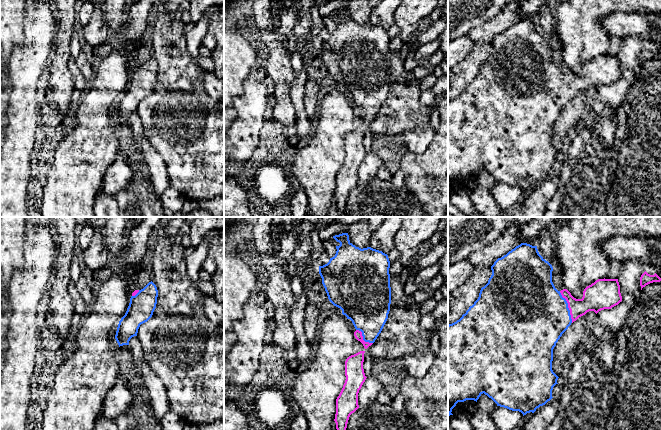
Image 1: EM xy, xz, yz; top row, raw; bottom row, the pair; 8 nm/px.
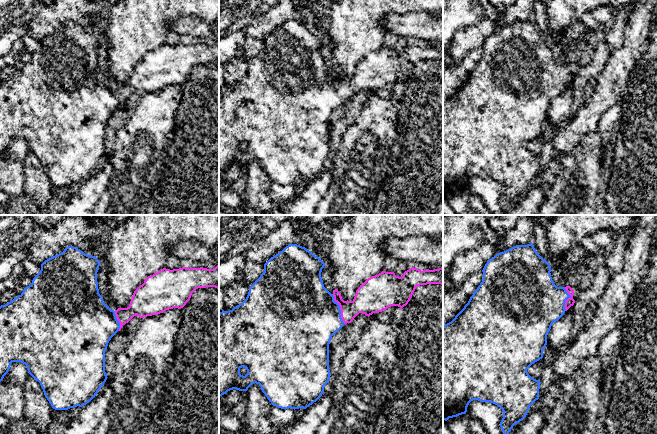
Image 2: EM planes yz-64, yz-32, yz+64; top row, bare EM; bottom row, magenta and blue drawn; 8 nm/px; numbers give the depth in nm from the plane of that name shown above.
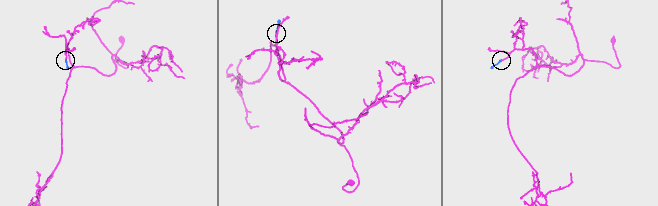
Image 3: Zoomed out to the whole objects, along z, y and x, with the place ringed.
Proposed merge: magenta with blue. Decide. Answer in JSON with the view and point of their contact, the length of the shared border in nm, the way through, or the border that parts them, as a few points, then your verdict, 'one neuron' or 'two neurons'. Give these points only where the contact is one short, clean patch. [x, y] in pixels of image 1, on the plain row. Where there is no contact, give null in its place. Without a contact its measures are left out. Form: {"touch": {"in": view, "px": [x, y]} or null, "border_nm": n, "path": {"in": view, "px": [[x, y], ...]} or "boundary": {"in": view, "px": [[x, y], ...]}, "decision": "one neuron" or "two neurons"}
{"touch": {"in": "yz", "px": [568, 83]}, "border_nm": 280, "path": {"in": "yz", "px": [[596, 73], [580, 83], [568, 83], [538, 91]]}, "decision": "one neuron"}

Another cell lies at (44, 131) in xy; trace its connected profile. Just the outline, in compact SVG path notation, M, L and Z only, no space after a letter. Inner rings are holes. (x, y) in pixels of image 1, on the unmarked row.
M41 121L38 125L35 138L39 140L46 140L50 144L50 147L52 147L54 143L59 142L59 140L55 138L53 128L48 122L44 121Z

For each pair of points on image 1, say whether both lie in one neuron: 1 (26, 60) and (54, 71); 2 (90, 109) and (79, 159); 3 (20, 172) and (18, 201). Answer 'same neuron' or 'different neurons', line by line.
1: same neuron
2: same neuron
3: same neuron

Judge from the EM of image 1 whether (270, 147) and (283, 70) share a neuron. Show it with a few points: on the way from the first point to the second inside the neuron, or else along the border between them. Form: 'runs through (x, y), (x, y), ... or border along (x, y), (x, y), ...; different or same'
border along (264, 118), (258, 141); different

